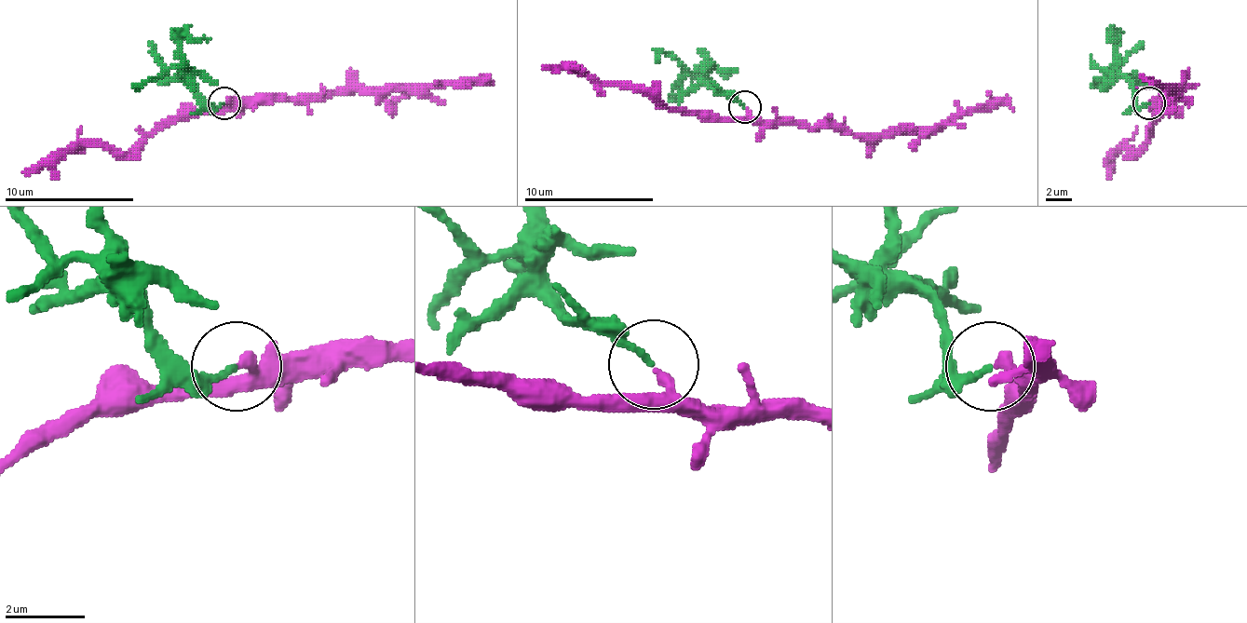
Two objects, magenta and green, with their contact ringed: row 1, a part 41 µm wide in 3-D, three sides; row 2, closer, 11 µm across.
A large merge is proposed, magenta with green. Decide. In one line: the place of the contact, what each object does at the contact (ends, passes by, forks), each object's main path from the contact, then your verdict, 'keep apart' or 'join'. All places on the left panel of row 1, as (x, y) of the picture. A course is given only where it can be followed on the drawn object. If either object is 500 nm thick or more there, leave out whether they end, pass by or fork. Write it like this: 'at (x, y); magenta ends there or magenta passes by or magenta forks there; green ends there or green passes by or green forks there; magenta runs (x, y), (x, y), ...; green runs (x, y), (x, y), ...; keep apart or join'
at (224, 102); magenta ends there; green ends there; magenta runs (223, 103), (327, 97), (333, 90), (418, 90), (454, 81), (493, 81); green runs (223, 103), (213, 107), (175, 68), (142, 84), (136, 90); keep apart

